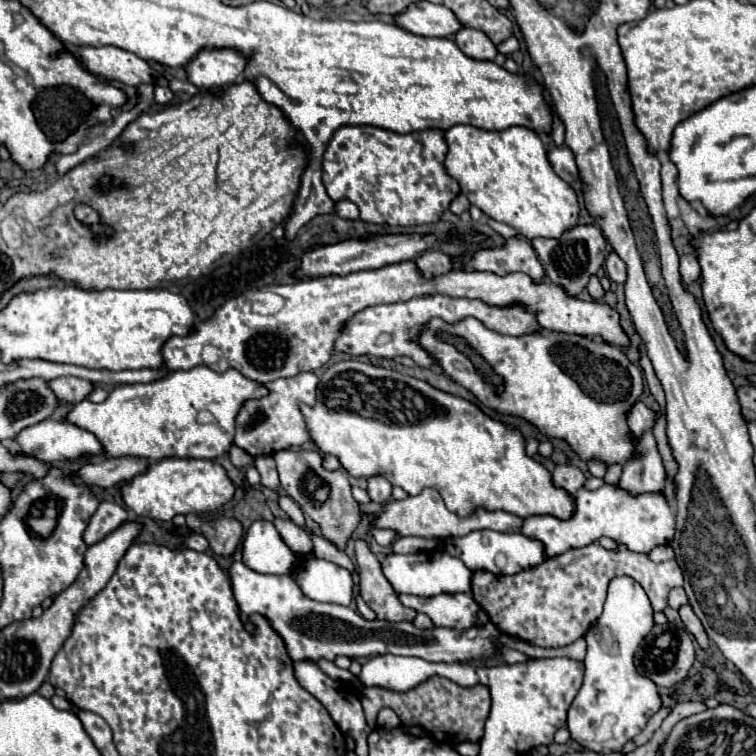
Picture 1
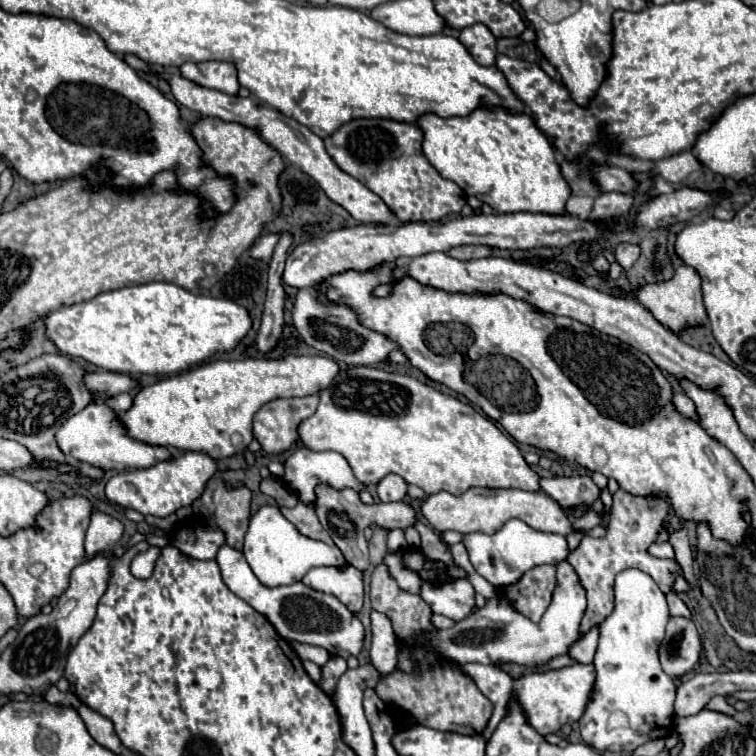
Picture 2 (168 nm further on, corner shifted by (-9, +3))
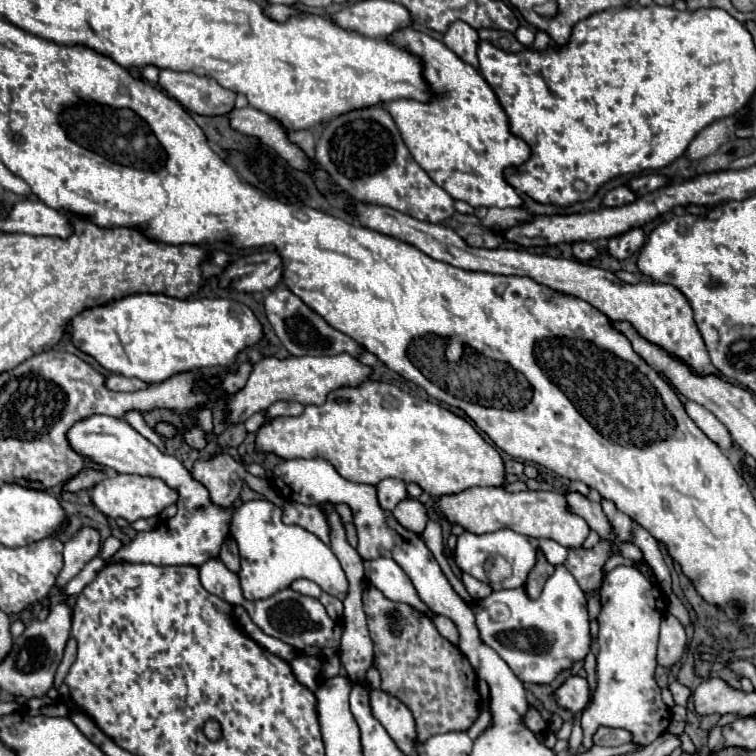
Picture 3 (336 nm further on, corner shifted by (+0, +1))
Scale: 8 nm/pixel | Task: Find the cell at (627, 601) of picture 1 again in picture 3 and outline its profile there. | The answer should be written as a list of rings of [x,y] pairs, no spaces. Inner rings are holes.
[[[622,565],[606,573],[600,589],[602,611],[598,615],[598,687],[582,713],[582,745],[586,749],[594,747],[592,735],[598,731],[598,727],[622,727],[632,733],[632,743],[638,747],[650,745],[654,739],[666,733],[670,725],[670,709],[662,701],[660,687],[654,679],[658,627],[665,613],[666,602],[662,591],[634,567]]]

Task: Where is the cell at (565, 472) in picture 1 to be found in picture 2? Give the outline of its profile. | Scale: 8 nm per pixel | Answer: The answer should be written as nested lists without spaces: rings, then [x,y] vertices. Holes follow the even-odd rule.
[[[589,475],[541,479],[539,491],[555,499],[563,509],[571,509],[577,505],[593,505],[601,493]]]

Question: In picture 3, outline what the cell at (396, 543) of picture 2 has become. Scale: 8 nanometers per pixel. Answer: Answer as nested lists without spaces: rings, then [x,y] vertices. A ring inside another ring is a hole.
[[[384,479],[376,485],[378,489],[378,503],[384,511],[392,511],[402,499],[408,497],[406,485],[398,479]]]

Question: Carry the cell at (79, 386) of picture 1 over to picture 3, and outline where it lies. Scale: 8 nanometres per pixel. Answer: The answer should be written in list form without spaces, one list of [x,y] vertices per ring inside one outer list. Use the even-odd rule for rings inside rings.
[[[108,375],[106,377],[106,389],[110,391],[138,391],[138,389],[146,389],[148,385],[140,379],[128,379],[128,377],[122,377],[122,375]]]

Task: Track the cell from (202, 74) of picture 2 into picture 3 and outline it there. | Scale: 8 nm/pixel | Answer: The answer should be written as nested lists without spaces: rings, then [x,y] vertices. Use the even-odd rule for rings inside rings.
[[[160,71],[160,85],[186,109],[198,115],[226,115],[234,109],[236,95],[224,89],[212,77],[200,77],[196,73],[182,73],[182,71]]]

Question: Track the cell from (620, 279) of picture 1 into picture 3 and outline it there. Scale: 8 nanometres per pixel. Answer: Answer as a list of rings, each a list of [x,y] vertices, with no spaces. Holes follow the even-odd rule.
[[[632,229],[632,231],[624,233],[624,235],[612,237],[608,241],[608,253],[614,259],[628,259],[640,249],[642,243],[644,243],[644,231],[642,229]]]

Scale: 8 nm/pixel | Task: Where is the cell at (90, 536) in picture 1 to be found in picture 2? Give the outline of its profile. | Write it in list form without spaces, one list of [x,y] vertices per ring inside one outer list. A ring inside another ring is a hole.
[[[93,513],[85,537],[85,555],[95,557],[99,553],[111,553],[123,535],[123,525],[105,513]]]

